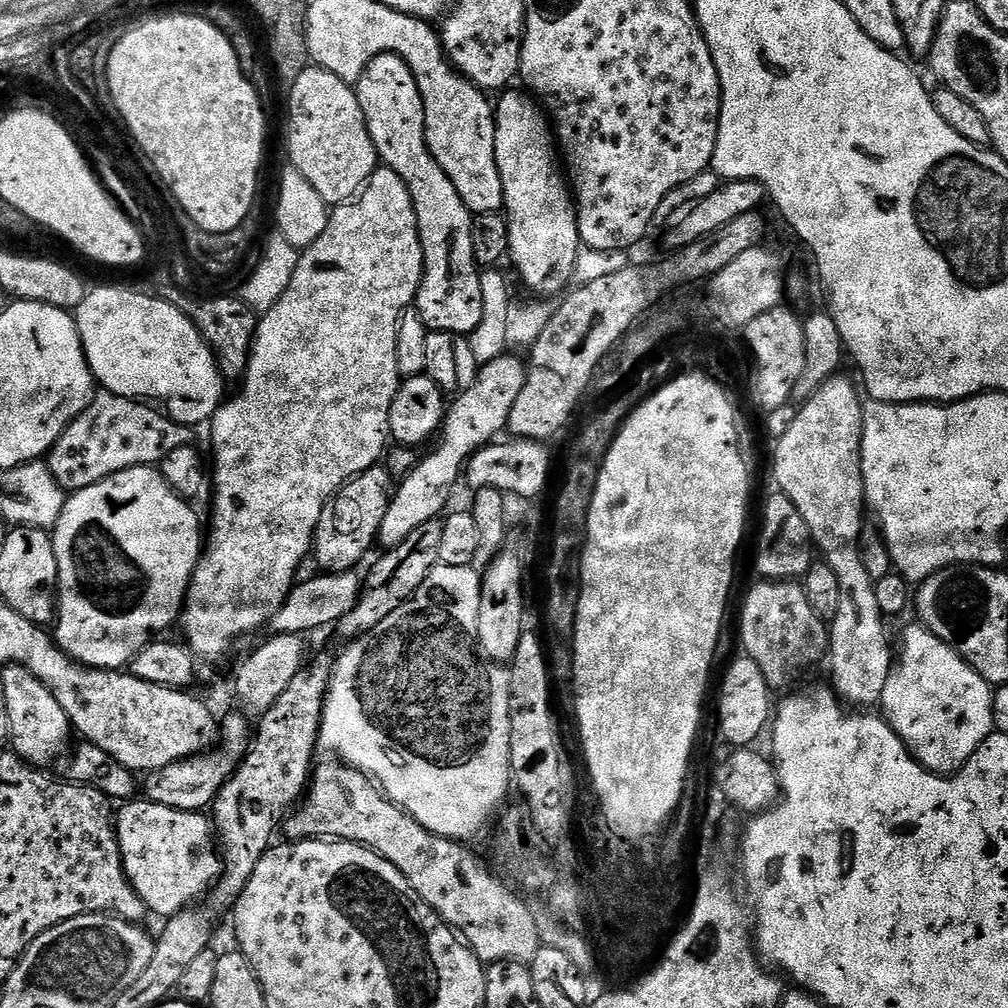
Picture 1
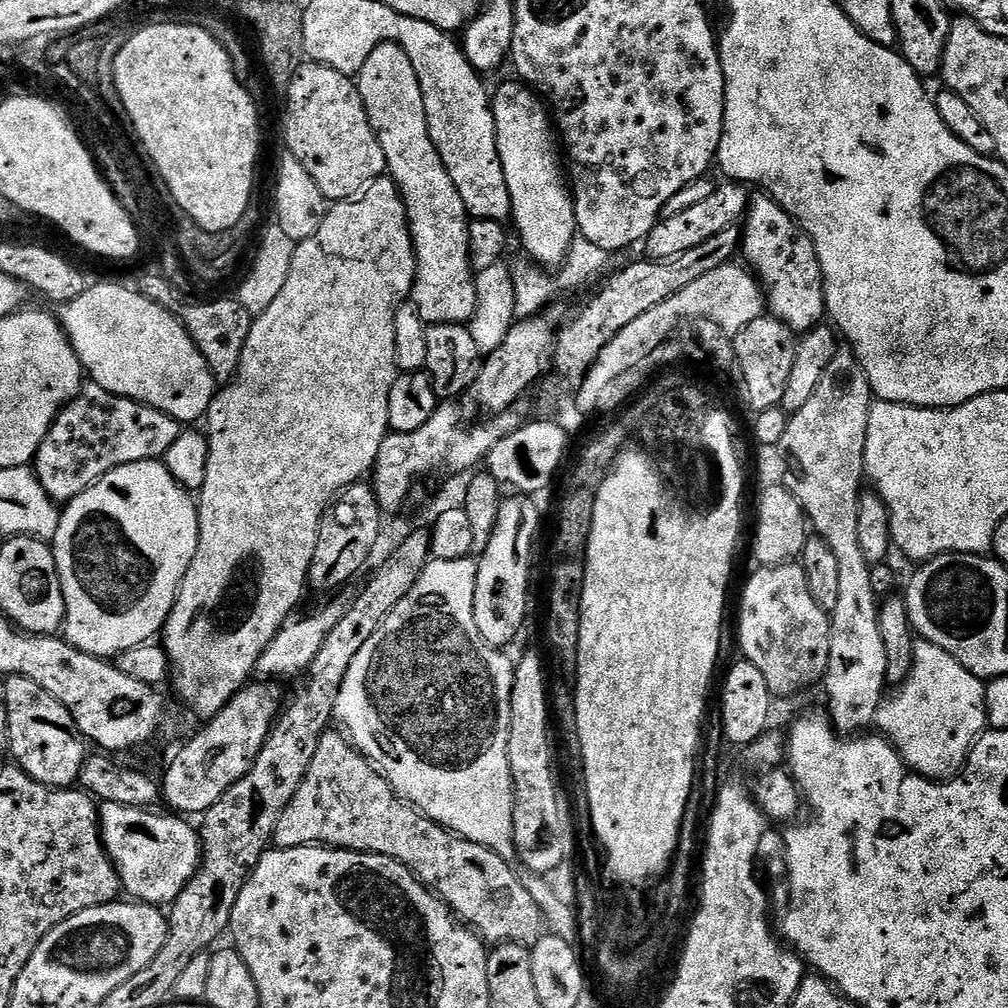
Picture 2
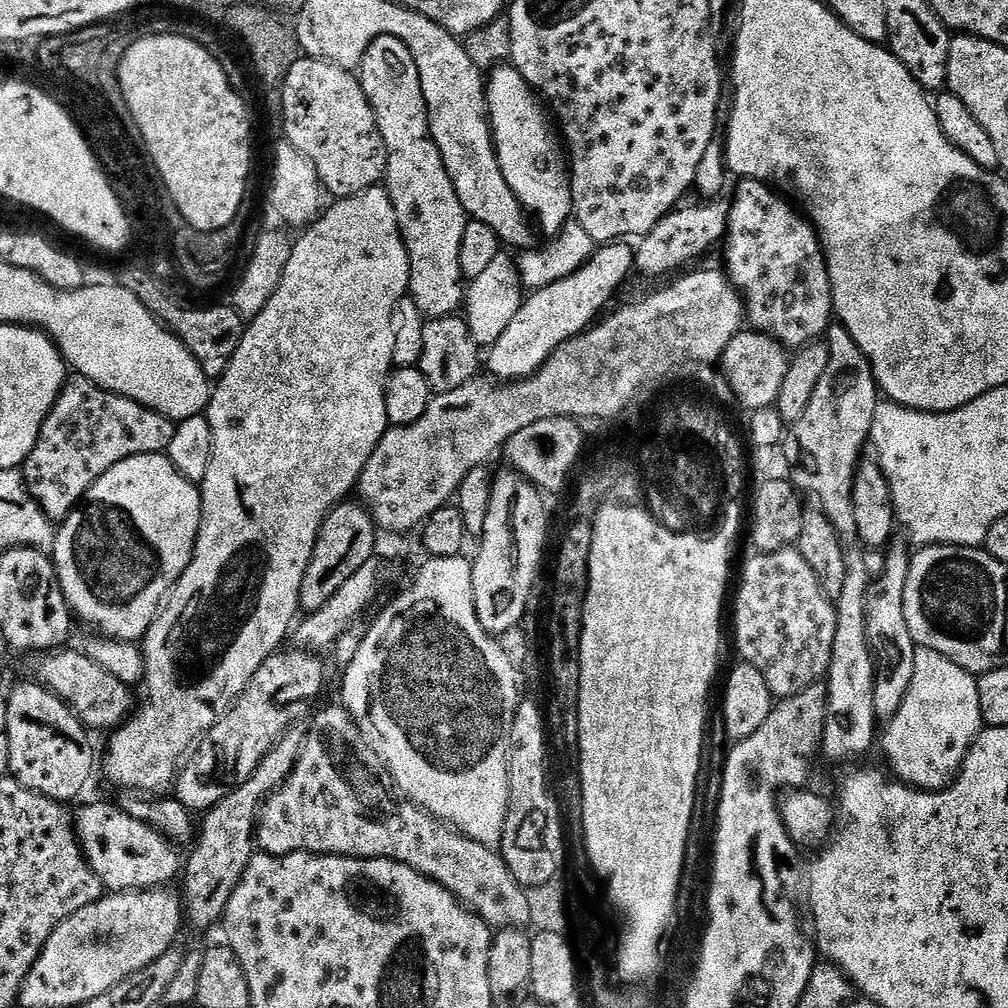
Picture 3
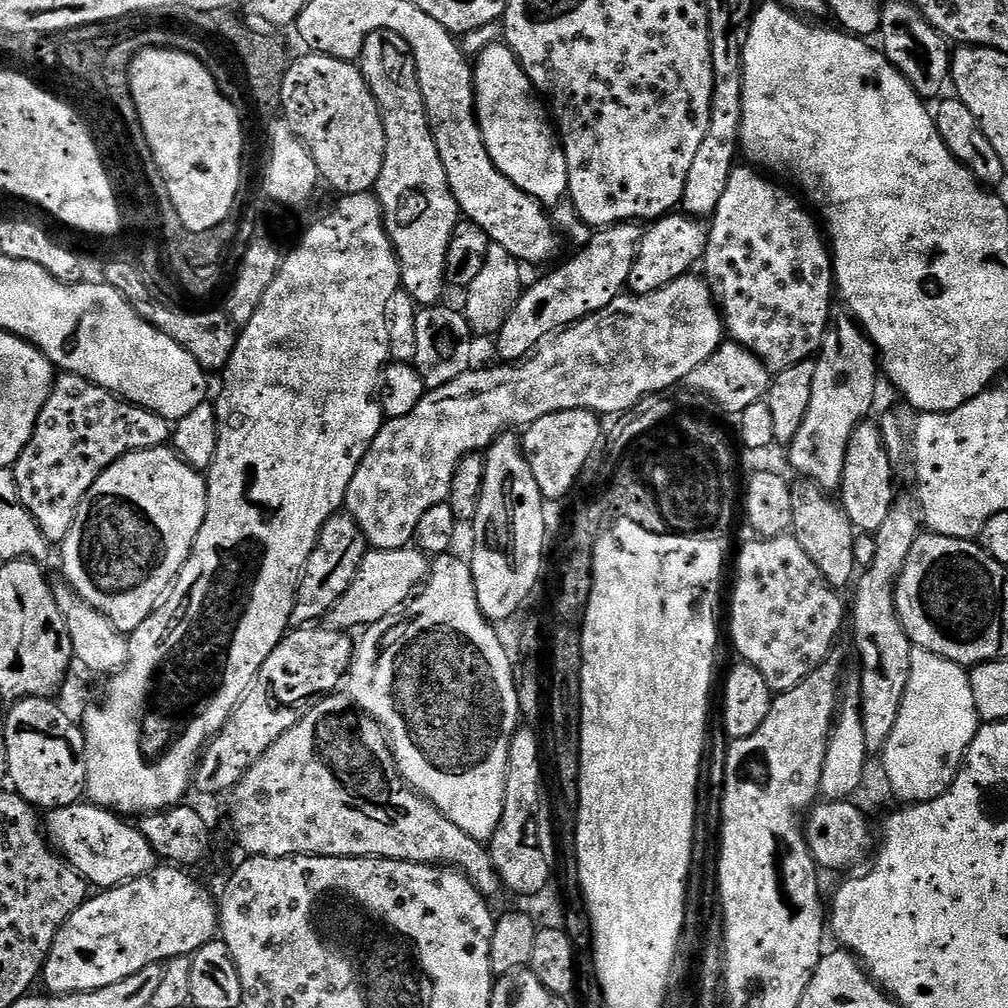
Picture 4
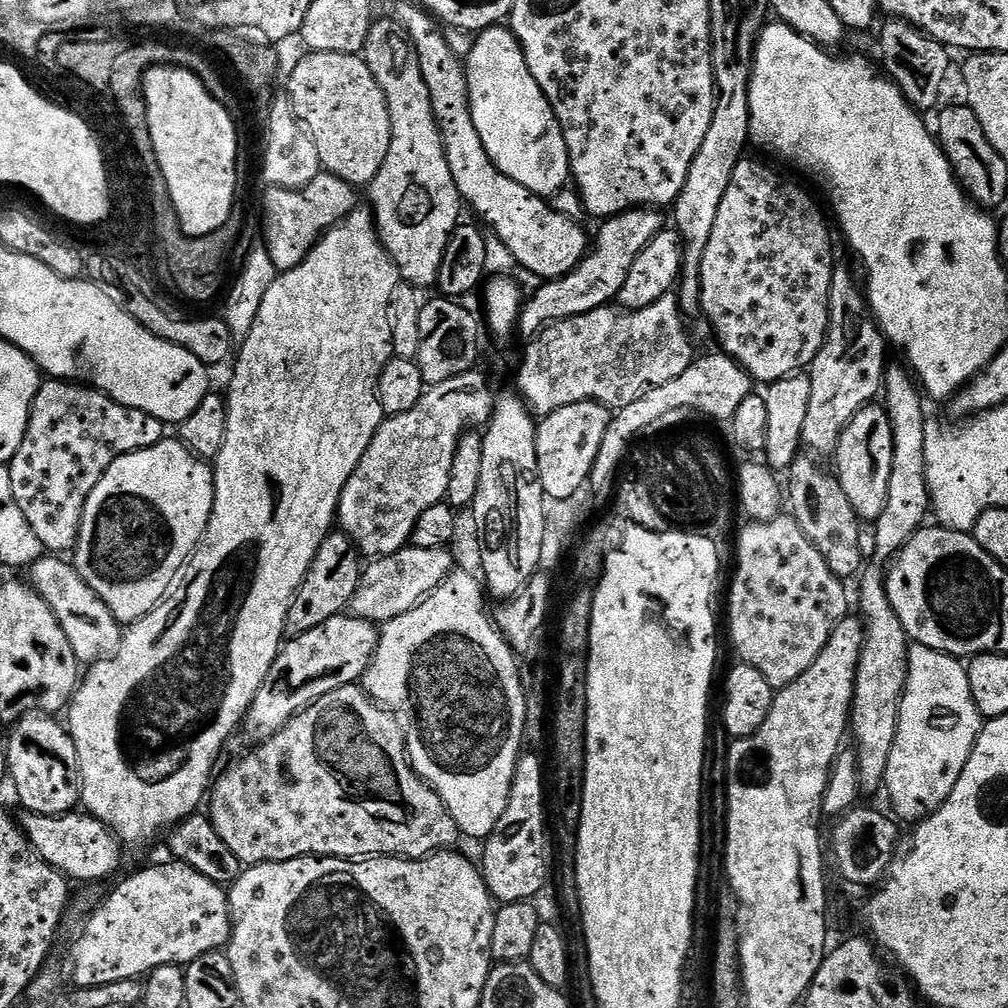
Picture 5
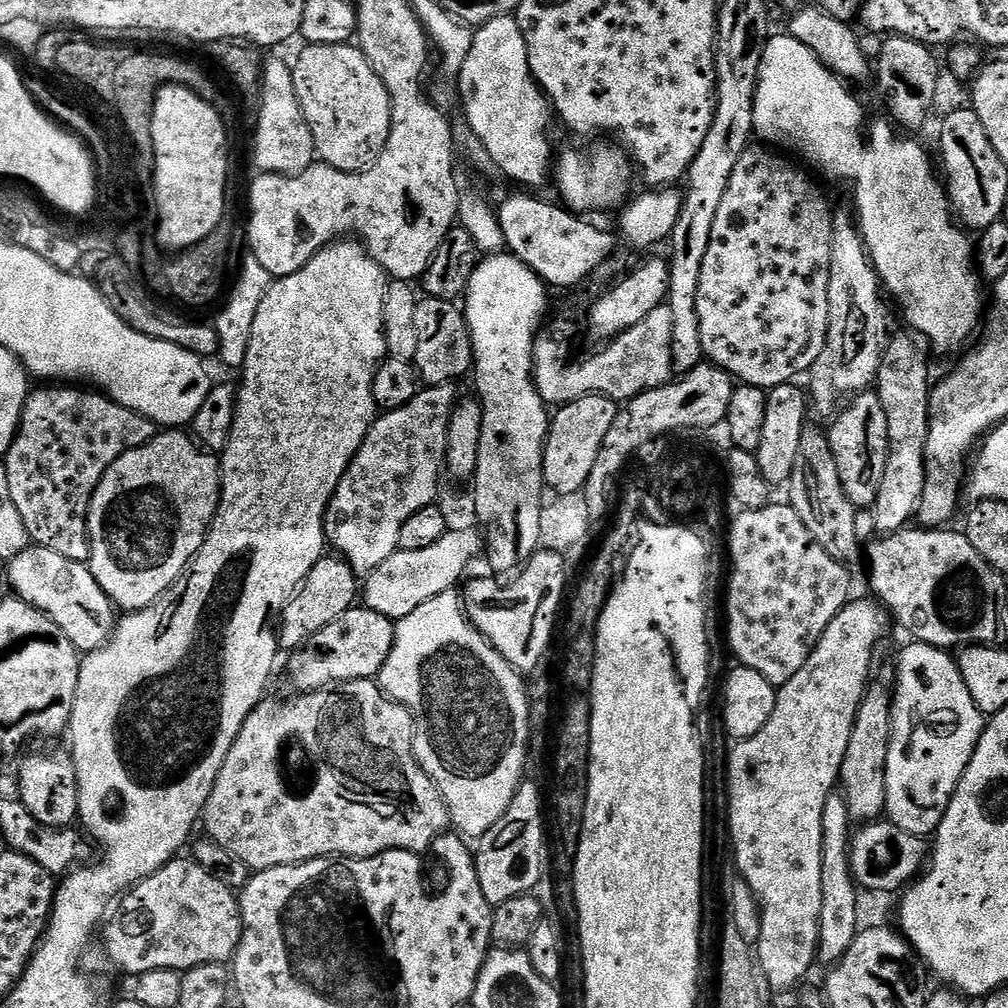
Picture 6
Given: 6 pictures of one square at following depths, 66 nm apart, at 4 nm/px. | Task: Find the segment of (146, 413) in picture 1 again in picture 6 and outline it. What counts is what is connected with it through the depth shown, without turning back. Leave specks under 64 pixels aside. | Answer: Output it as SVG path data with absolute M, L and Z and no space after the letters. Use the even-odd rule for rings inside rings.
M40 386L37 392L36 389L29 391L14 442L2 457L10 498L22 518L22 526L26 526L29 541L46 550L54 550L54 554L62 554L62 558L87 561L90 550L88 511L106 470L110 470L122 454L150 443L157 434L158 426L150 418L95 391L80 386Z

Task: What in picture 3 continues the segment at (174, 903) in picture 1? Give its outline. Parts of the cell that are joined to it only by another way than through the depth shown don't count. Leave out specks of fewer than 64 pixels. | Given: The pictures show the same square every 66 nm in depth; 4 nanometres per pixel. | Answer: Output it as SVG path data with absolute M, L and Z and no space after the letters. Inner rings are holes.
M119 803L88 804L85 808L75 809L74 827L85 858L109 893L134 892L142 888L163 888L171 885L173 883L171 880L175 876L177 879L181 875L182 856L176 853L177 845L157 828L151 828L146 822L138 822L138 818L130 818L130 814L121 810Z

